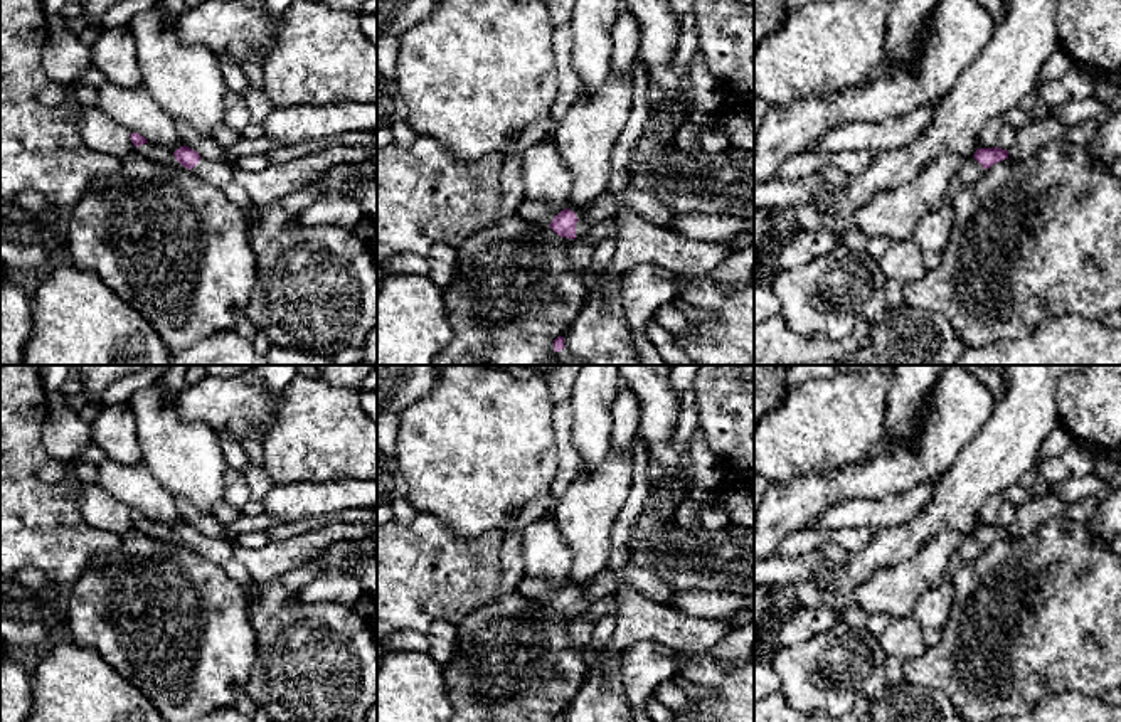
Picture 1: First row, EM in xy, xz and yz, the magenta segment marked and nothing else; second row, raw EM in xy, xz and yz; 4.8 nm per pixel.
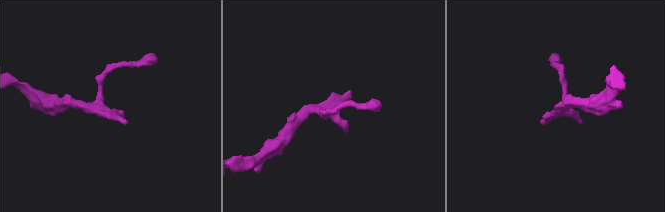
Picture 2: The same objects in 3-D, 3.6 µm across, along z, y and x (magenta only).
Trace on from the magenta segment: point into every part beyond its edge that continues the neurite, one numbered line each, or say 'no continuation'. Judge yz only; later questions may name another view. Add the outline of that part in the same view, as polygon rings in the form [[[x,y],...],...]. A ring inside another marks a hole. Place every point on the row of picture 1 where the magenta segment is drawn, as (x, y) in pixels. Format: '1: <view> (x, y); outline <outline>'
1: yz (970, 172); outline [[[966,158],[956,172],[956,188],[976,183],[985,172],[986,170],[975,158]]]

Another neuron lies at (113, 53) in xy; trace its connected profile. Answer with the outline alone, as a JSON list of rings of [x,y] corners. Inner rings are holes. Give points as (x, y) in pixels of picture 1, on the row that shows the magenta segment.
[[[128,25],[106,29],[89,47],[93,66],[120,88],[143,84],[136,59],[136,40]]]

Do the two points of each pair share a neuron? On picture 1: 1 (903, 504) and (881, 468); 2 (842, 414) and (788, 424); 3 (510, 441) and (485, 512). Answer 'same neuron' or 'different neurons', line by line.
1: different neurons
2: same neuron
3: same neuron

